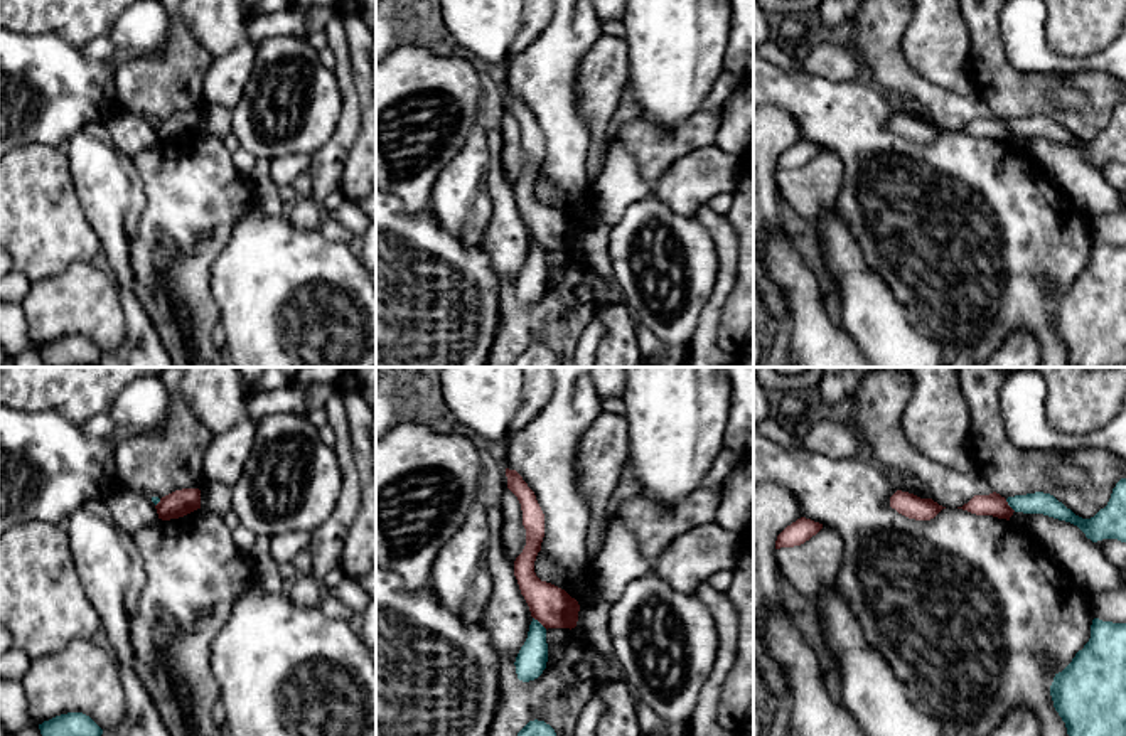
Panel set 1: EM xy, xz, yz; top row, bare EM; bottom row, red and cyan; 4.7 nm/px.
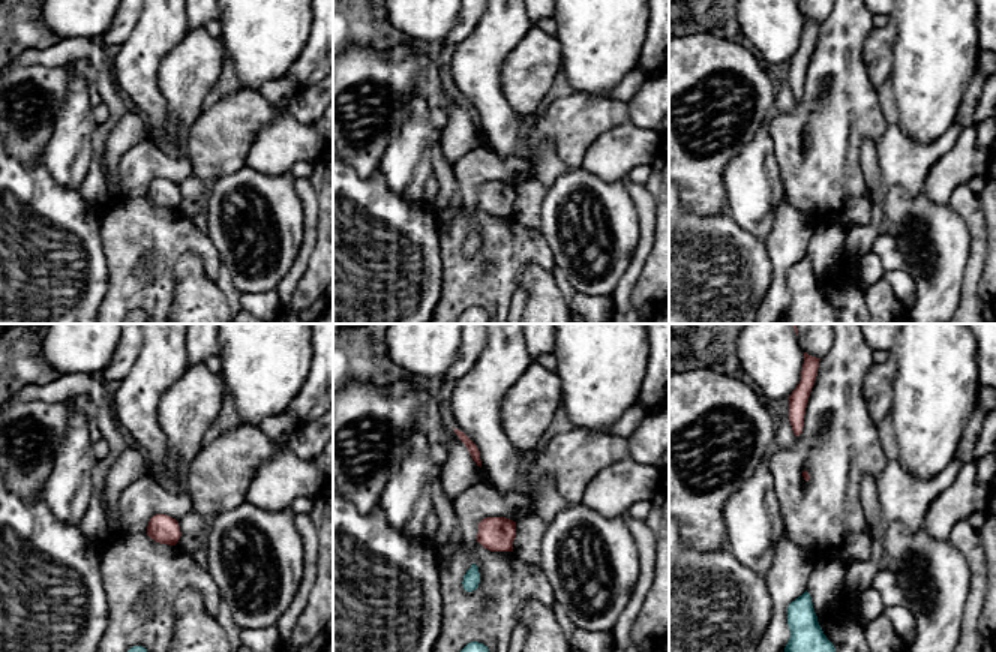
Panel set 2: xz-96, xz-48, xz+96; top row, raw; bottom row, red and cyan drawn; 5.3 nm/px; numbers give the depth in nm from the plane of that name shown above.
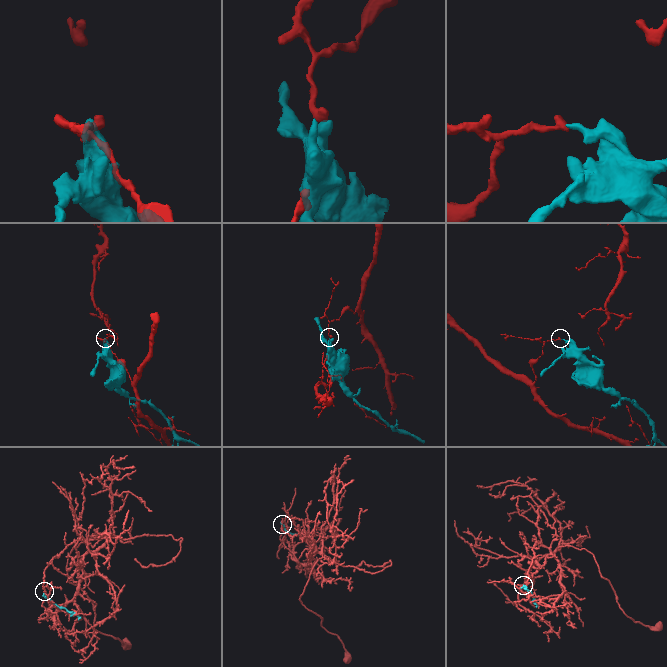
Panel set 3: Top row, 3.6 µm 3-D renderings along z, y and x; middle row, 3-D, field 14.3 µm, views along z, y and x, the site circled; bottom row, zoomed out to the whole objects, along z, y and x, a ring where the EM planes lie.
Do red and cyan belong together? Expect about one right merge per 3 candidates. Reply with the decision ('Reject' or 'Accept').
Reject

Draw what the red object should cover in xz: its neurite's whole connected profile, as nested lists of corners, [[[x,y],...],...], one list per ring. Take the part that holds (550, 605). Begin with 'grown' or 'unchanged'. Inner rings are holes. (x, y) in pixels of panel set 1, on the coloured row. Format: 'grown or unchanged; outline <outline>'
unchanged; outline [[[506,468],[507,488],[517,497],[526,529],[526,546],[514,561],[514,576],[531,616],[548,628],[575,628],[580,605],[565,589],[541,581],[534,573],[534,561],[544,537],[544,514],[534,492],[516,470]]]

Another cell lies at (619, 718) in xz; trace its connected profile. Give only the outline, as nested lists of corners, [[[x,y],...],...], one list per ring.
[[[624,679],[600,682],[593,697],[603,702],[595,736],[646,736],[639,728],[630,685]]]

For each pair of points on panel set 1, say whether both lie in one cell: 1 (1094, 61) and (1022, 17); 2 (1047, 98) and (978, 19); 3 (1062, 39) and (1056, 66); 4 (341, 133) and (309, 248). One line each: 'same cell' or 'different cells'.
1: same cell
2: same cell
3: different cells
4: different cells

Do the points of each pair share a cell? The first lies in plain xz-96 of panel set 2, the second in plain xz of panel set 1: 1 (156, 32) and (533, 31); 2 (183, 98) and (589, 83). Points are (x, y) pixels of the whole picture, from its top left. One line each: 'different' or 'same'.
1: different
2: same

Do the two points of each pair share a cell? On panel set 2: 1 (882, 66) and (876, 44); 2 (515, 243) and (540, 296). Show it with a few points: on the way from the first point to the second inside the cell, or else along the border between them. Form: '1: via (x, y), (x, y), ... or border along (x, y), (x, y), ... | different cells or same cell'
1: via (879, 60), (878, 50) | same cell
2: border along (551, 272), (525, 264), (518, 287) | different cells

